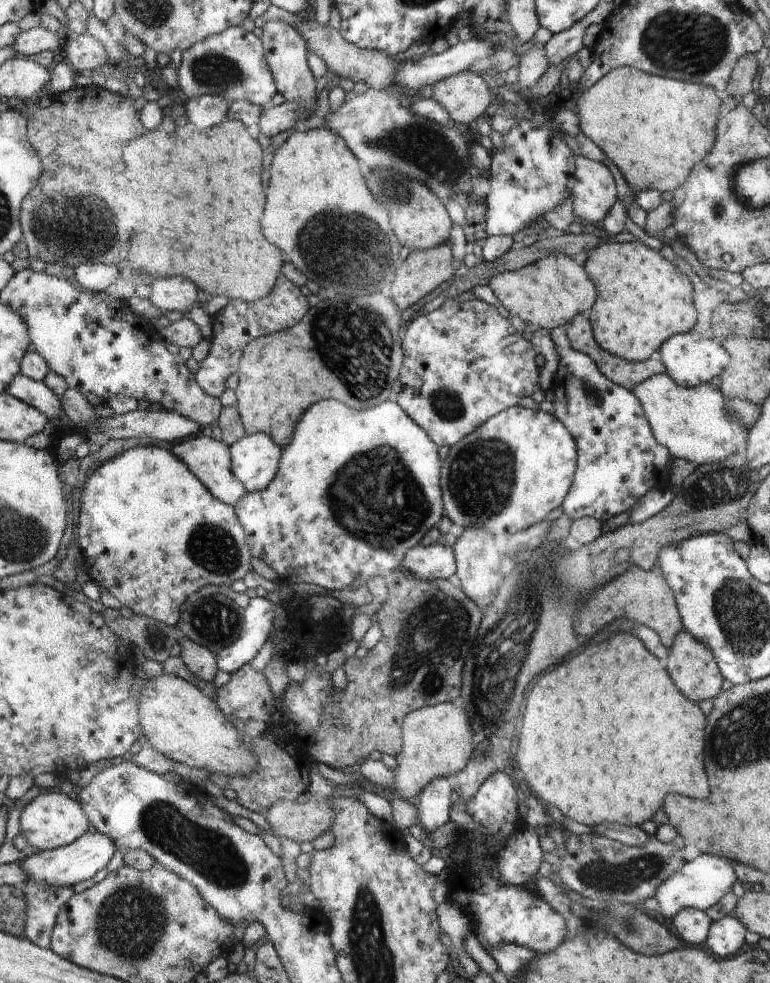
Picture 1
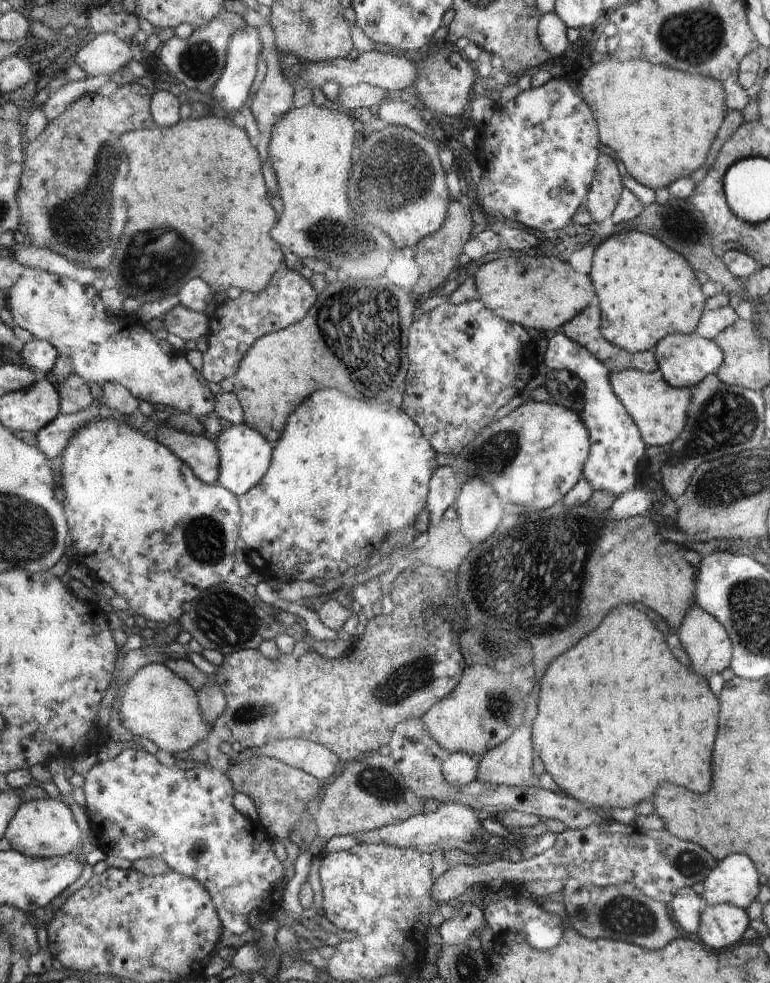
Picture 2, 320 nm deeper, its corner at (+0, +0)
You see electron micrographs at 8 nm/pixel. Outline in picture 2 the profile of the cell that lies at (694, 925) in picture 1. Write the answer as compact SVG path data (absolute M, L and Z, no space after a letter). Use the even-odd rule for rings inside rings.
M682 887L679 894L669 902L674 918L686 932L697 932L701 910L707 905L692 887Z

